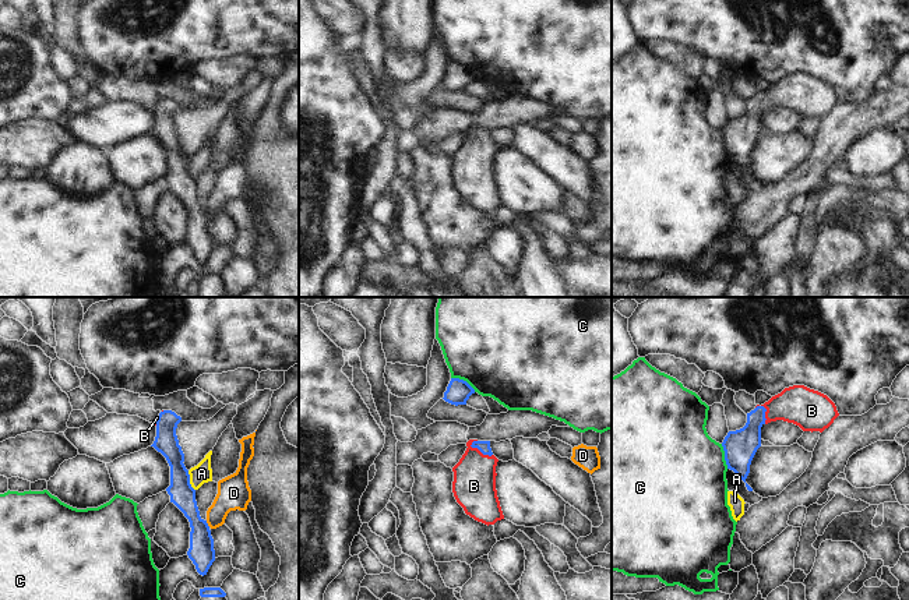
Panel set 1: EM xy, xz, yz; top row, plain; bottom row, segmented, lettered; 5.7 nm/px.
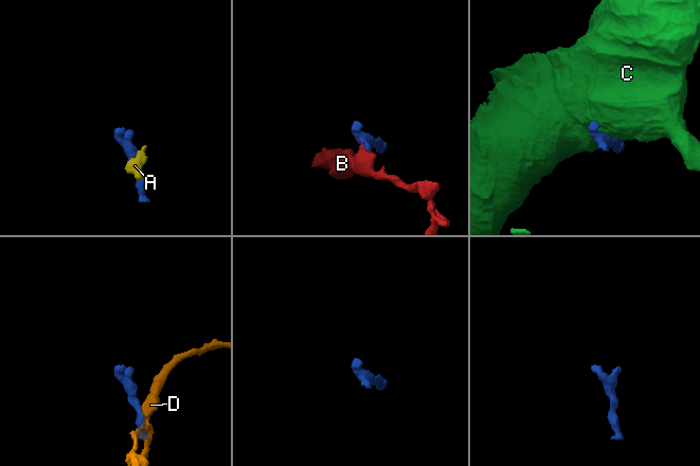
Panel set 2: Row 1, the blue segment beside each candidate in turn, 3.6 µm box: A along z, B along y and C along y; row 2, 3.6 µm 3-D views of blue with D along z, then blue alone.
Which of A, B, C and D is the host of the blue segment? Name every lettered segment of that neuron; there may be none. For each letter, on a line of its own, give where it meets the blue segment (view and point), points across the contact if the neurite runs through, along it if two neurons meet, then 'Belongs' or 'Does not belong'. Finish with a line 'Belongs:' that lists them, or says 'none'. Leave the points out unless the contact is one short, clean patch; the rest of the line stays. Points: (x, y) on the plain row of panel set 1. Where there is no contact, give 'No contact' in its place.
A: Touches blue at xy (189, 168). Boundary: xy (187, 158), (190, 173), (194, 177). Does not belong
B: Touches blue at xz (481, 138). Belongs
C: Touches blue at xz (462, 67). Does not belong
D: Touches blue at xy (207, 211). Boundary: xy (205, 208), (210, 214). Does not belong
Belongs: B

